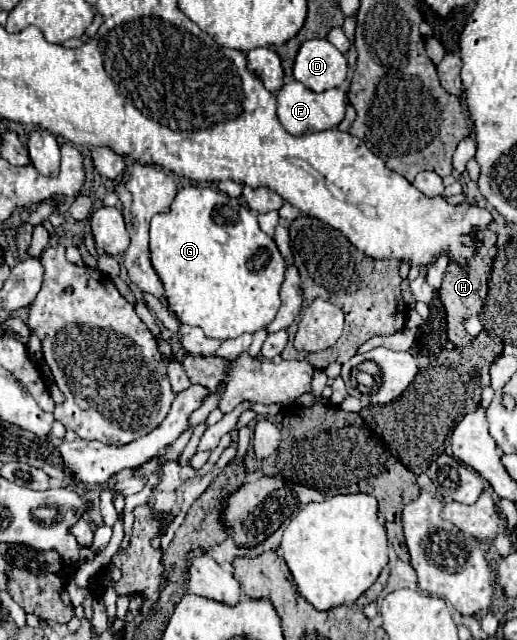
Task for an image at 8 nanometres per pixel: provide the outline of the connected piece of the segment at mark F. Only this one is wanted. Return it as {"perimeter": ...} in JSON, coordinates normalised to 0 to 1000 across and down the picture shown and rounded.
{"perimeter":[[[559,128],[544,138],[544,144],[536,144],[536,181],[544,197],[567,213],[652,200],[667,181],[667,144],[660,138],[644,138],[609,147],[578,128]]]}

